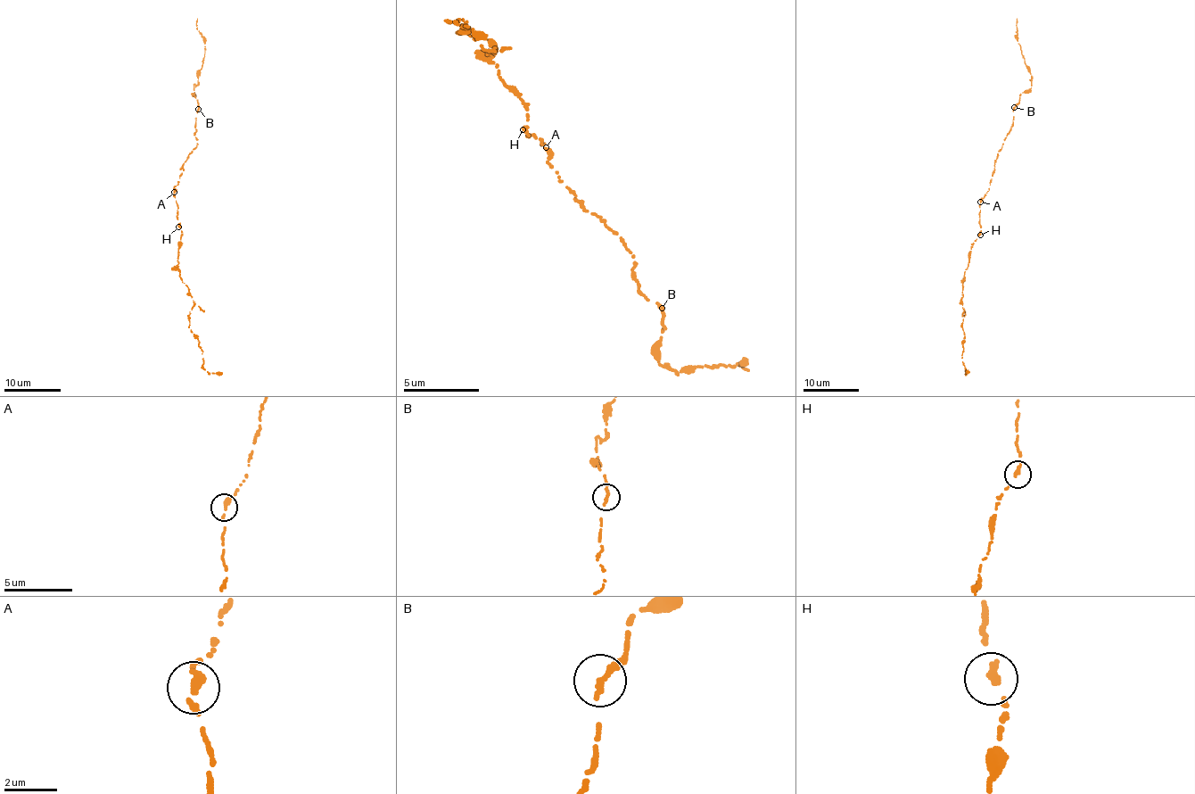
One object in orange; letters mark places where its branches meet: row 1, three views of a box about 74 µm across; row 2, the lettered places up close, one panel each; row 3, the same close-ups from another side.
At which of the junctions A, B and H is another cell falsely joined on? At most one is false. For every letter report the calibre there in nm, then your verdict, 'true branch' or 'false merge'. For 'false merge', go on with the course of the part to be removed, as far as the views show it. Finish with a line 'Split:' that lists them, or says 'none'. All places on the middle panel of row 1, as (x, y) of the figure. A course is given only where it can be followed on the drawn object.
A: calibre 320 nm; true branch
B: calibre 320 nm; true branch
H: calibre 320 nm; true branch
Split: none

